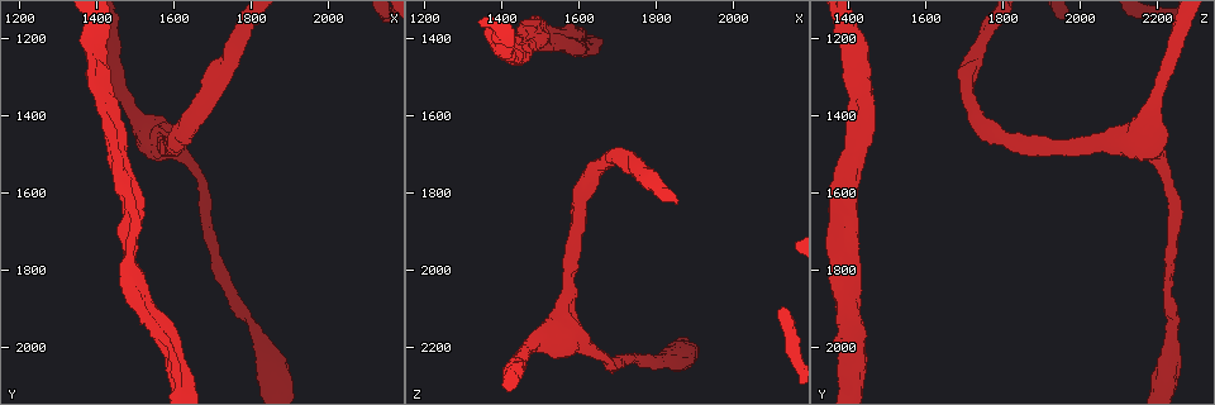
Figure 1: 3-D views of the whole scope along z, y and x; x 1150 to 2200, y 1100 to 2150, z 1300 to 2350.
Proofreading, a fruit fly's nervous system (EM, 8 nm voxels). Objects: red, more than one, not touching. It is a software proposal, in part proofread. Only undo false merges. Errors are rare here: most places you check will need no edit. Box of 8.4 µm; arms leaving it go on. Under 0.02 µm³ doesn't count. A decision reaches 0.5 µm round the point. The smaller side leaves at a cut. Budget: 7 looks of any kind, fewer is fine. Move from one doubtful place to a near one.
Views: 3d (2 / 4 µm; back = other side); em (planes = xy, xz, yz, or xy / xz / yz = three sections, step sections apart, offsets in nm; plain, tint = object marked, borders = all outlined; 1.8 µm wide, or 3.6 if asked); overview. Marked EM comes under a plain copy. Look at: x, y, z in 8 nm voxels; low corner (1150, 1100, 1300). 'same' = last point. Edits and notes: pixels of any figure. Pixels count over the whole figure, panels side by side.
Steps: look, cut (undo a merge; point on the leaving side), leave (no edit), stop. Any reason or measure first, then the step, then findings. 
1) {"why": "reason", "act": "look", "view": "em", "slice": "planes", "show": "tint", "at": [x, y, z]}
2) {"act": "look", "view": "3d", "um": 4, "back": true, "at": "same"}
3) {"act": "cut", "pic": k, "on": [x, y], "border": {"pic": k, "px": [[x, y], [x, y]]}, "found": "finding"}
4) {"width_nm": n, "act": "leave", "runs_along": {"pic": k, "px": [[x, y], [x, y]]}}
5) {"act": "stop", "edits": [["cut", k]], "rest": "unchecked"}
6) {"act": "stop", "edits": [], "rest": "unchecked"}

{"why": "calibre changes", "act": "look", "view": "em", "slice": "planes", "show": "tint", "at": [1660, 1545, 2220]}

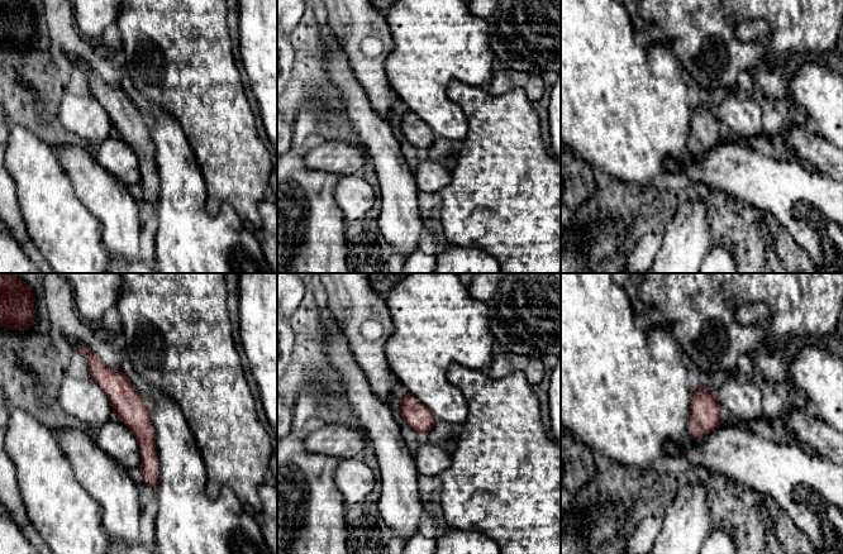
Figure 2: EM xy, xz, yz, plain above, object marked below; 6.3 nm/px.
{"act": "leave", "runs_along": {"pic": 2, "px": [[91, 354], [144, 433], [153, 483]]}, "found": "all the same neuron"}

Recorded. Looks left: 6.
{"why": "calibre changes", "act": "look", "view": "3d", "um": 4, "at": [1495, 1380, 2190]}

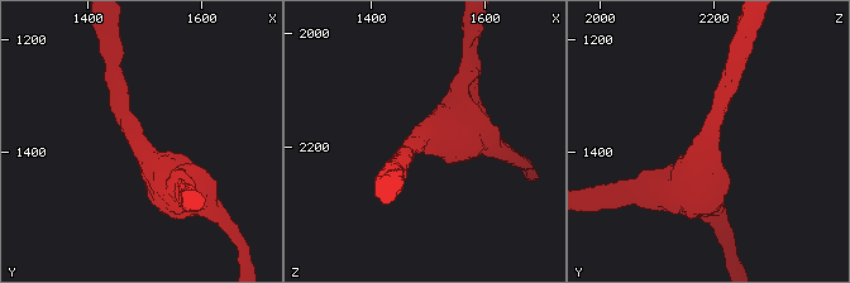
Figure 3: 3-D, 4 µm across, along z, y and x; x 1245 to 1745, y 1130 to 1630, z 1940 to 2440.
{"arm_widths_nm": [240, 800], "act": "look", "view": "em", "slice": "yz", "step": 16, "show": "tint", "at": [1490, 1380, 2185]}

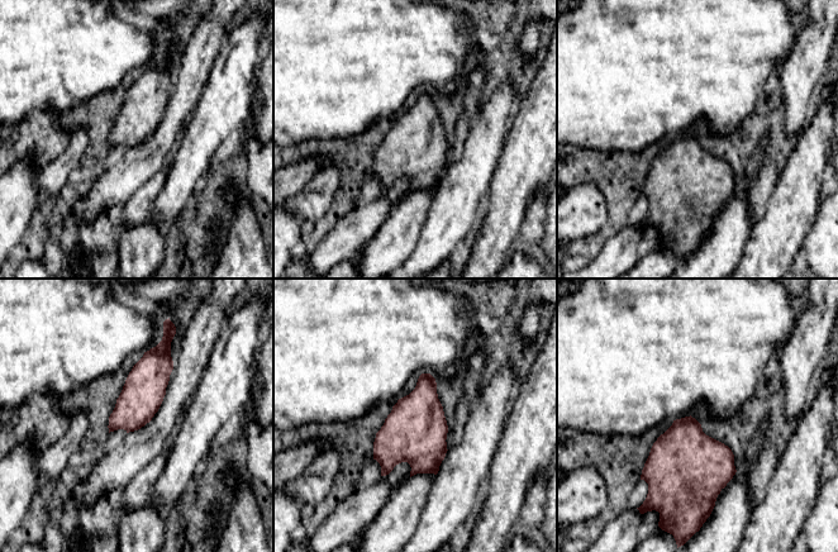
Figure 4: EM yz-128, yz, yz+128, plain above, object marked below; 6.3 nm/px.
{"act": "leave", "found": "one neuron here"}

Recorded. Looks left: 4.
{"why": "sudden change in width", "act": "look", "view": "3d", "um": 2, "at": [1850, 2020, 2235]}

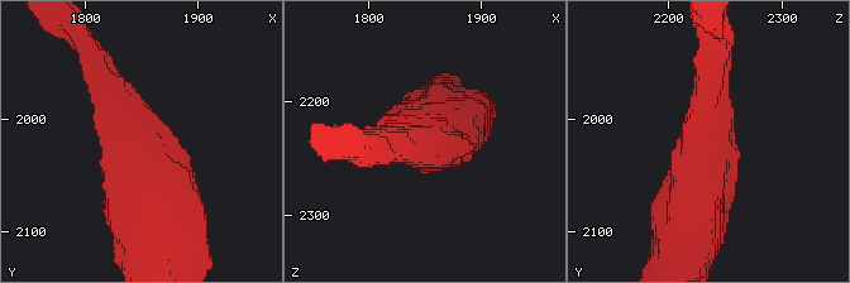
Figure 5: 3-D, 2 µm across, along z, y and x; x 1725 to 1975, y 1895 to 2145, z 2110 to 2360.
{"arm_widths_nm": [220, 480], "act": "look", "view": "em", "slice": "planes", "show": "tint", "at": [1850, 2022, 2240]}

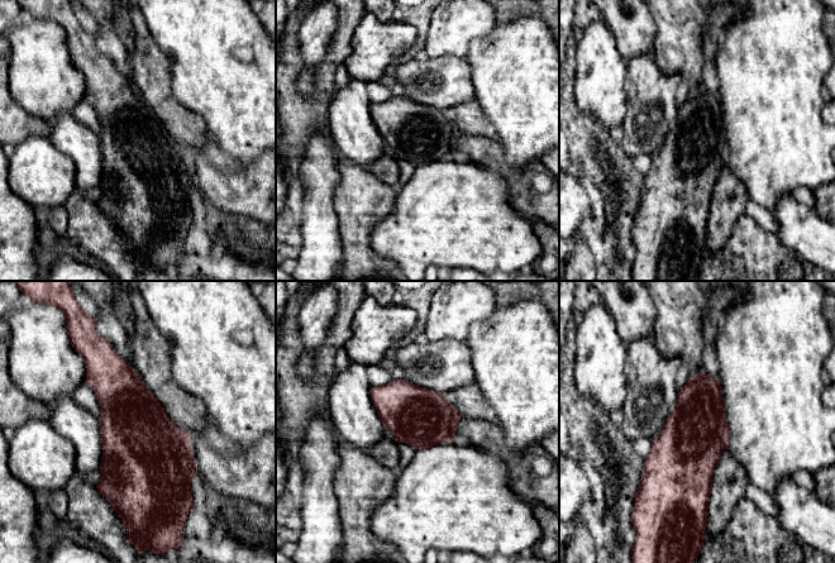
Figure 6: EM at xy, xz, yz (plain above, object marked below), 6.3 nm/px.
{"width_nm": 380, "act": "leave", "found": "continuous, no second neuron"}

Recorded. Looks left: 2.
{"act": "stop", "edits": [], "rest": "unchecked"}

